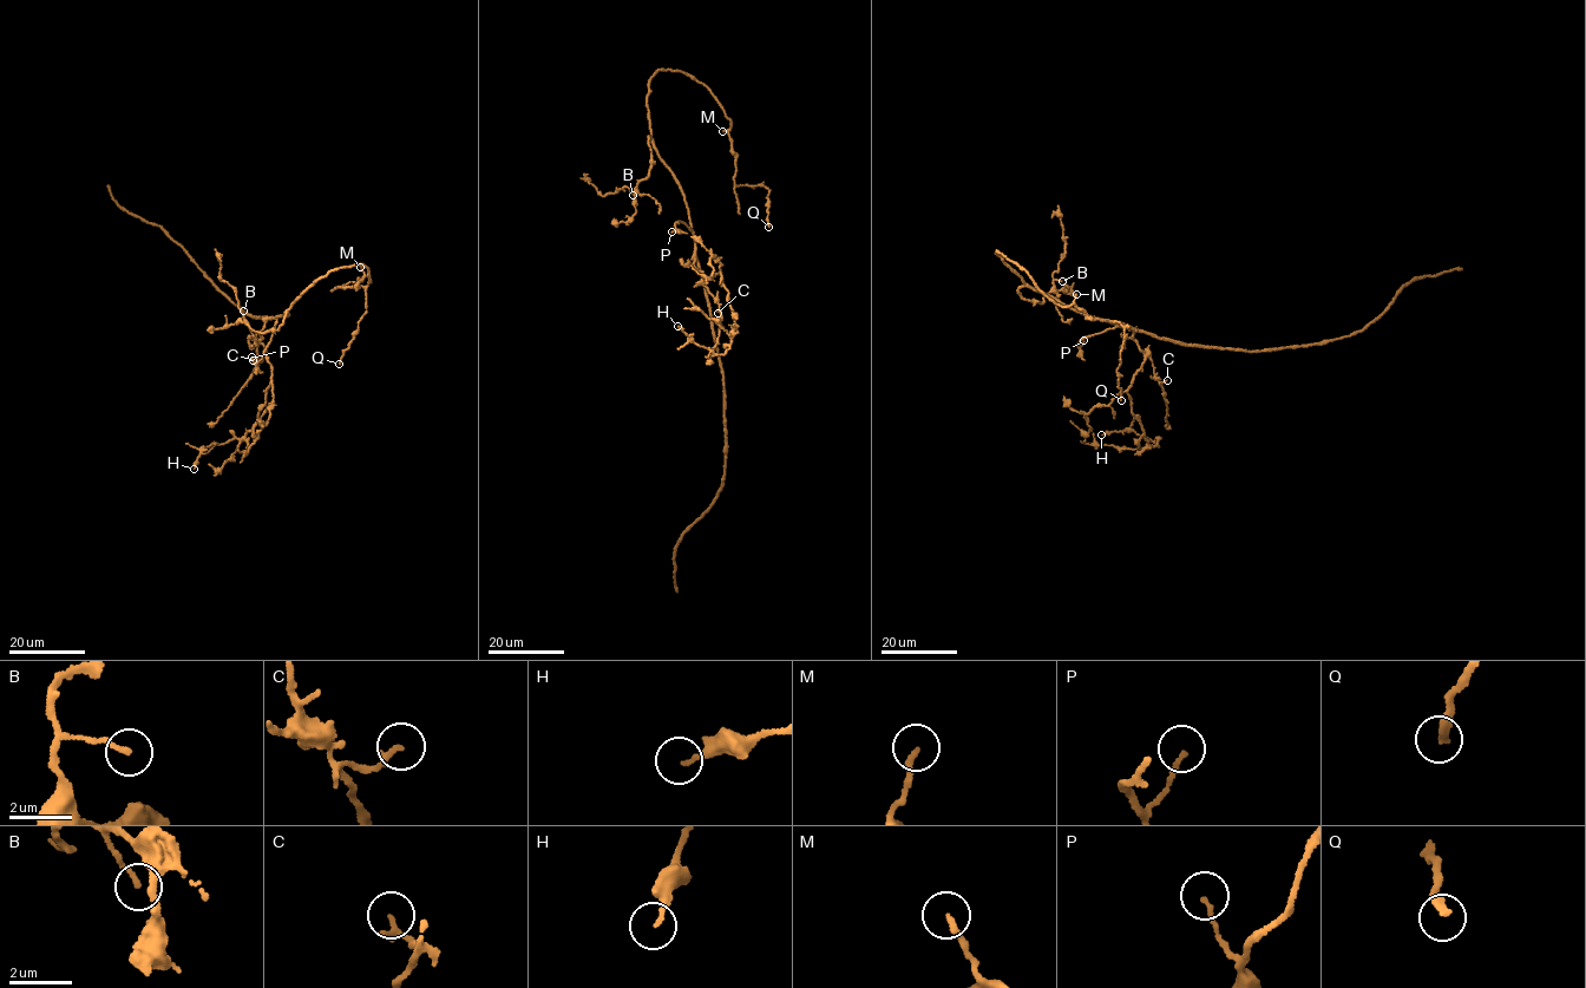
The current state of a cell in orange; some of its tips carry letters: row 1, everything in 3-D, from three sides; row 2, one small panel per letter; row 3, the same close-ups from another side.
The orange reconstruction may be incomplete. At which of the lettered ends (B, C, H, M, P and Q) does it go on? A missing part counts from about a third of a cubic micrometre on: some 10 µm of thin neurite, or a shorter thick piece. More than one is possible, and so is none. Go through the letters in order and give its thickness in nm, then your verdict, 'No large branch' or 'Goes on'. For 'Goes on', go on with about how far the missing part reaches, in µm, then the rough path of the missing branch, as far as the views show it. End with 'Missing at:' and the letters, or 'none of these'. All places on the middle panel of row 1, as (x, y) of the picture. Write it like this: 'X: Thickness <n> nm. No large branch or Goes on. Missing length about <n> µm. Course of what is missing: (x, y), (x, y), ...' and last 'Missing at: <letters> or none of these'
B: Thickness 150 nm. No large branch
C: Thickness 200 nm. No large branch
H: Thickness 150 nm. No large branch
M: Thickness 190 nm. Goes on. Missing length about 10 µm
P: Thickness 140 nm. No large branch
Q: Thickness 260 nm. Goes on. Missing length about 15 µm
Missing at: M, Q

